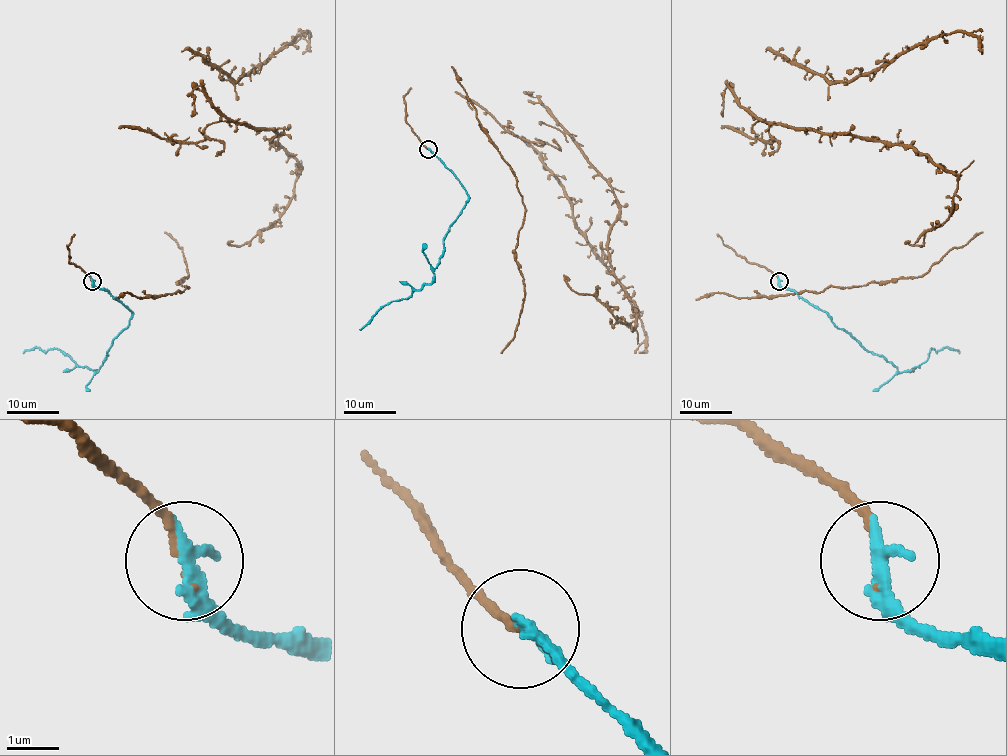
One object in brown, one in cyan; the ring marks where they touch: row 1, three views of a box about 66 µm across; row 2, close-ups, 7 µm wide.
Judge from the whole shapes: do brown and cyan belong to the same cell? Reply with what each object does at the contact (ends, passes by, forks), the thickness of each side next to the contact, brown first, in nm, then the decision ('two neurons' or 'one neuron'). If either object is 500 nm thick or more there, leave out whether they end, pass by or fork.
brown ends | cyan ends | 150/320 nm | one neuron

